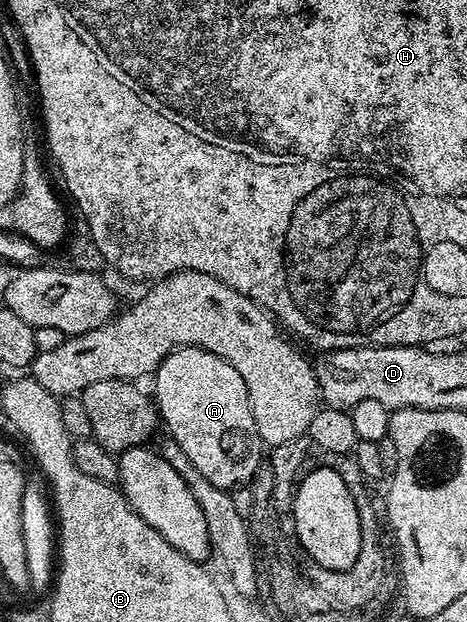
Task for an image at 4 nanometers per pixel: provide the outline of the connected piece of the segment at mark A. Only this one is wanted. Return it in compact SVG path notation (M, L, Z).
M187 346L186 349L177 349L163 361L155 374L152 396L160 417L169 428L168 436L181 448L183 455L195 463L195 471L207 479L207 483L215 483L215 487L230 491L250 484L255 471L263 464L261 449L263 442L259 431L255 427L255 419L251 411L251 403L247 395L247 383L243 383L239 371L231 367L219 355L211 351L203 351Z

